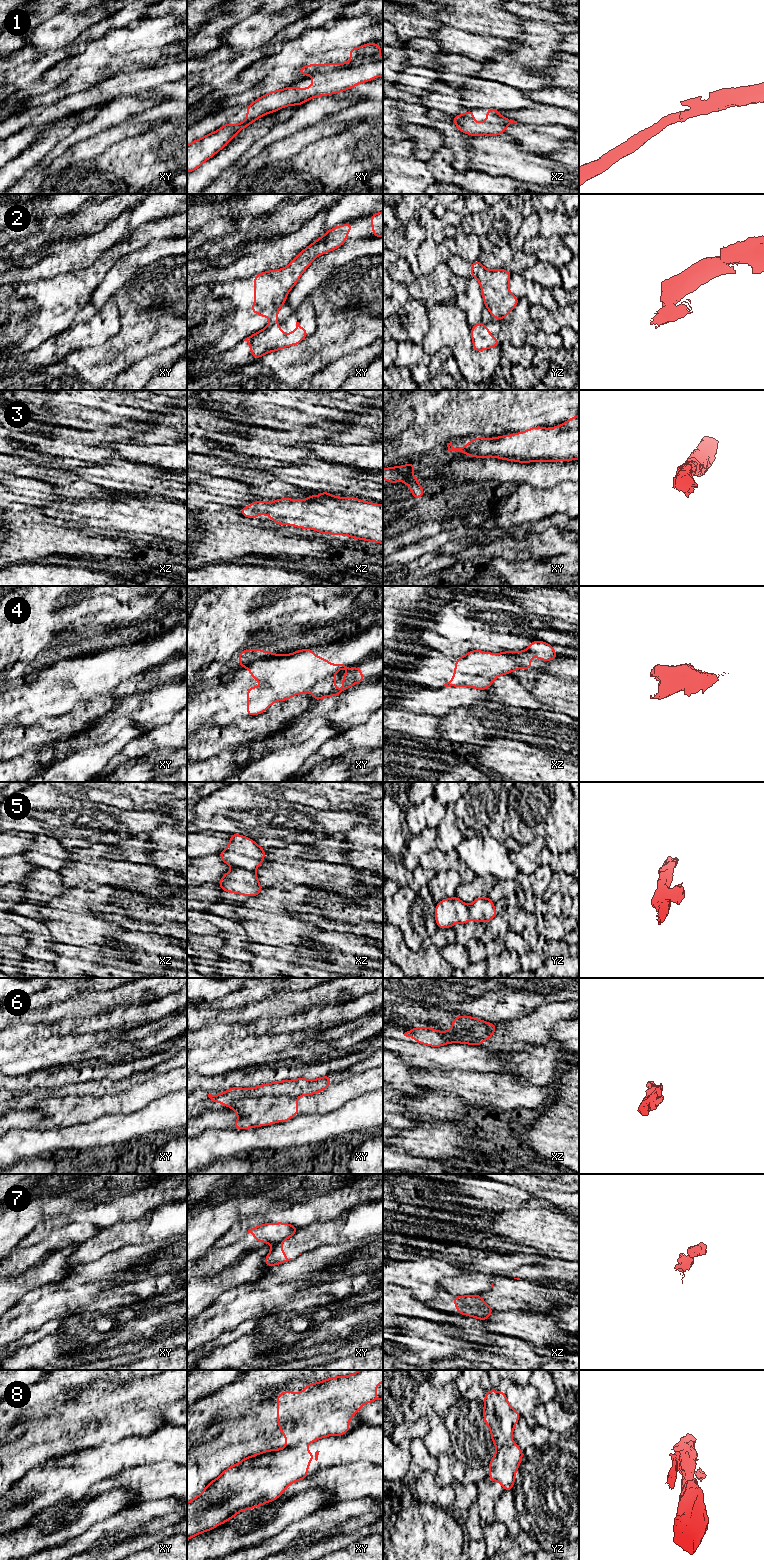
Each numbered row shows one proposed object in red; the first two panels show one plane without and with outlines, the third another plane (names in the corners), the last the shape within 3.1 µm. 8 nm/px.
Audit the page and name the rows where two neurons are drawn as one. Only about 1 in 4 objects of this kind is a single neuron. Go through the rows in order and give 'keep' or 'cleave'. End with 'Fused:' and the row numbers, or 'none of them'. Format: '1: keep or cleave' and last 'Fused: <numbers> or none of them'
1: keep
2: cleave
3: keep
4: cleave
5: cleave
6: cleave
7: cleave
8: cleave
Fused: 2, 4, 5, 6, 7, 8

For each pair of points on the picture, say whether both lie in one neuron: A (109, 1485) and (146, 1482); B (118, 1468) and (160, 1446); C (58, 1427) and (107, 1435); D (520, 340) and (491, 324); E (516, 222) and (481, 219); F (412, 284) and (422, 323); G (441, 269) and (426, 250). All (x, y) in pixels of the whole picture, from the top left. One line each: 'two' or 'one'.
A: one
B: one
C: one
D: one
E: one
F: two
G: two

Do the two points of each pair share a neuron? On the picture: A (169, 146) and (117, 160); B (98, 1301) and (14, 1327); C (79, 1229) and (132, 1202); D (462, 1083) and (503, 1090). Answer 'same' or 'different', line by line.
A: same
B: same
C: different
D: same

